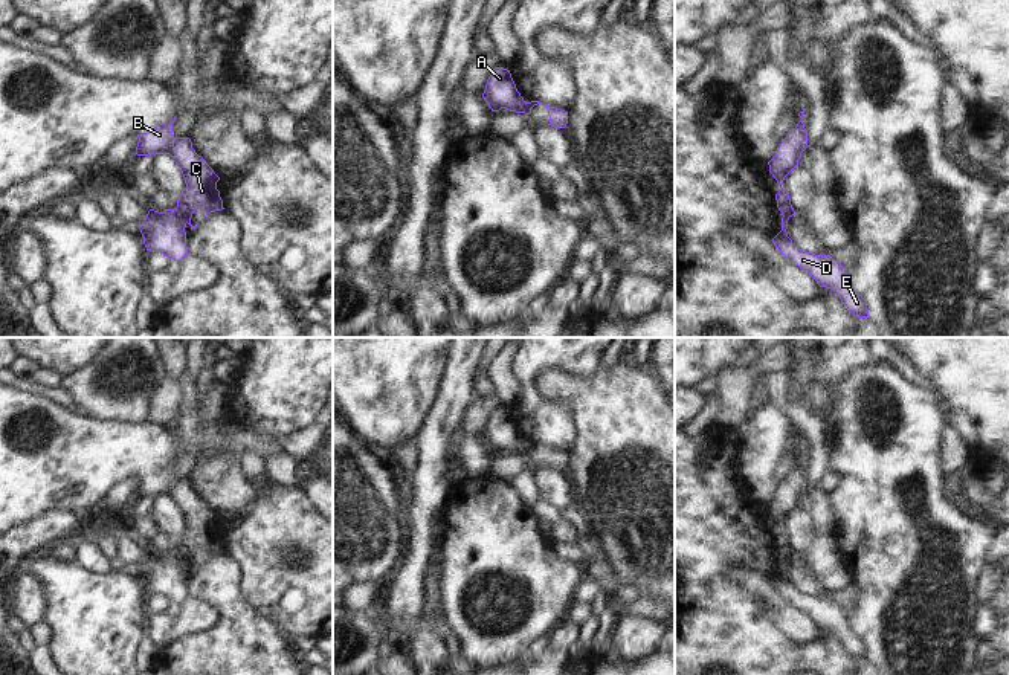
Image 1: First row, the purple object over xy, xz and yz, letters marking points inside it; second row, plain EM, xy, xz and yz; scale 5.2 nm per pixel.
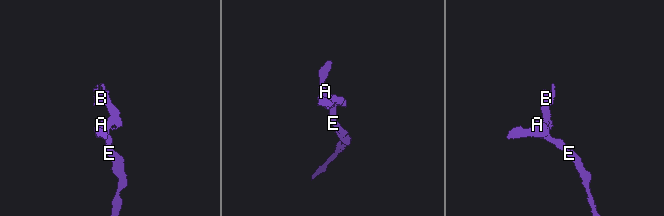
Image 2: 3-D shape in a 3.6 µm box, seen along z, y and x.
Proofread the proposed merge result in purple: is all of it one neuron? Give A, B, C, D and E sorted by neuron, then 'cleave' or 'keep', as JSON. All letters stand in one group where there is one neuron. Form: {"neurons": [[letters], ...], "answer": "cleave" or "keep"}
{"neurons": [["A", "D", "E"], ["B", "C"]], "answer": "cleave"}

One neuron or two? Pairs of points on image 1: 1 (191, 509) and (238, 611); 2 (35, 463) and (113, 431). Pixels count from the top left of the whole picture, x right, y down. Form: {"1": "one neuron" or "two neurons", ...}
{"1": "two neurons", "2": "one neuron"}

